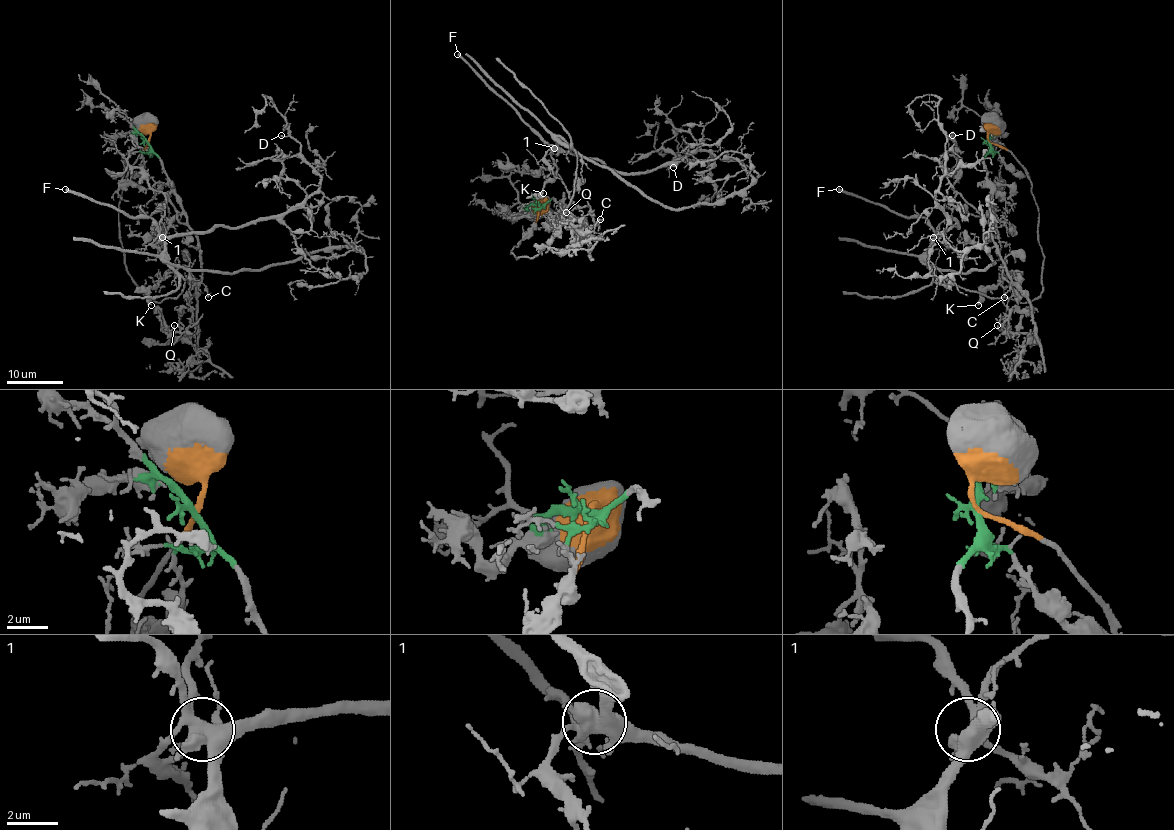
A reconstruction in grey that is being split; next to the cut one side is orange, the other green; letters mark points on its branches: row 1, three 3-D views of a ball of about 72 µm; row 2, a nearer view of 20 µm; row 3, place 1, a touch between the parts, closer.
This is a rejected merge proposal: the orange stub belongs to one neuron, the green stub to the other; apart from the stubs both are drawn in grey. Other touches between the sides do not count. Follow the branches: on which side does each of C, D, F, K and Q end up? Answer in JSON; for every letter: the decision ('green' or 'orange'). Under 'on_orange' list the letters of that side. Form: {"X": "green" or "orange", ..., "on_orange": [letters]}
{"C": "green", "D": "orange", "F": "orange", "K": "green", "Q": "green", "on_orange": ["D", "F"]}

